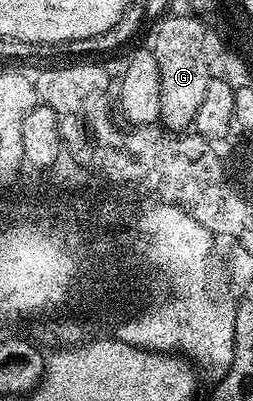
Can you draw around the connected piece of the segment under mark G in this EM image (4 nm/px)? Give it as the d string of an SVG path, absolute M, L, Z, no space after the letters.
M166 16L154 28L152 51L159 64L159 116L161 127L185 133L193 125L196 110L208 91L211 57L208 55L208 28L199 17Z

